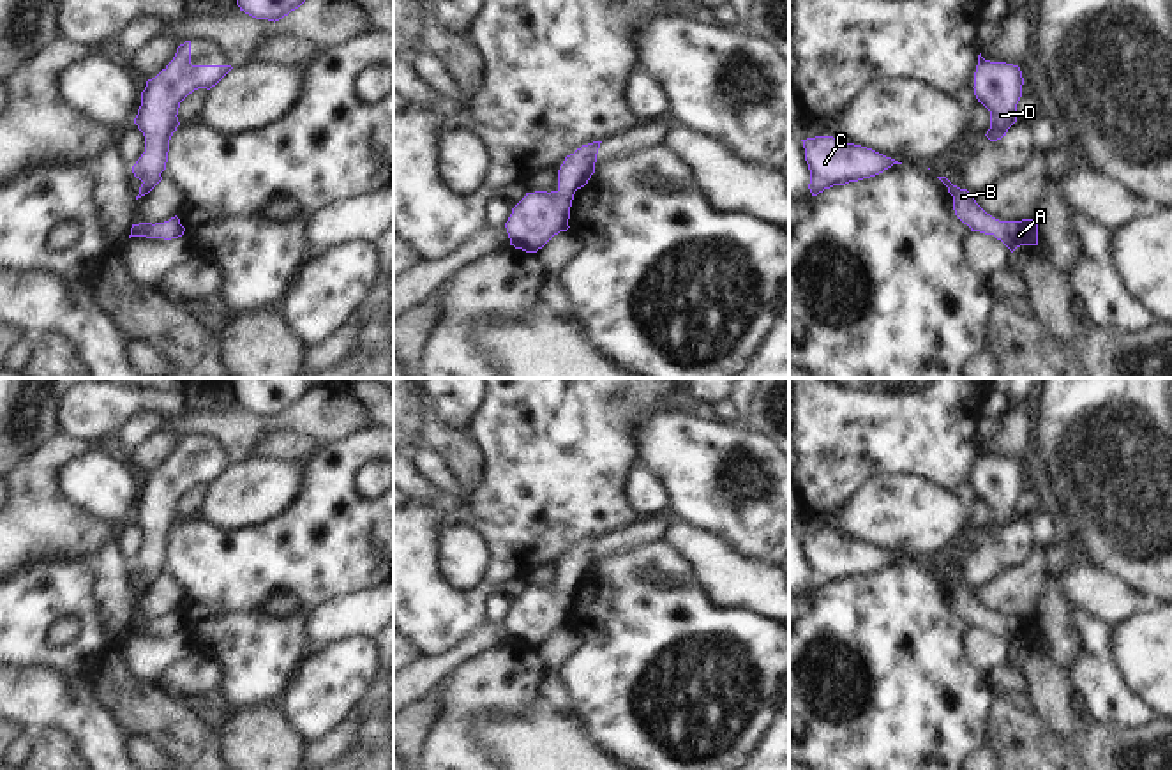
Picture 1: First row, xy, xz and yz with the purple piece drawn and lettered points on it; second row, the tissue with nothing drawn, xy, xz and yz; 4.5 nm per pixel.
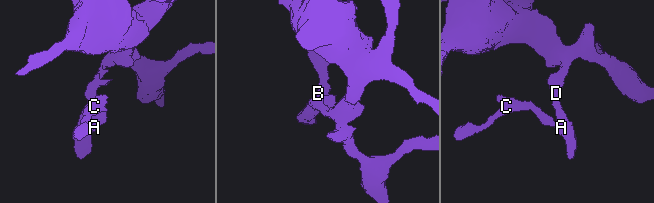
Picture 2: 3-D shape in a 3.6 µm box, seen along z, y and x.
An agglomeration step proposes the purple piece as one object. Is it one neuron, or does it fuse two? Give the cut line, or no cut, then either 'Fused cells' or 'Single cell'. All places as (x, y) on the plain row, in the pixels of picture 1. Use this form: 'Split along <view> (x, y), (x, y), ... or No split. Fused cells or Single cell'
No split. Single cell.

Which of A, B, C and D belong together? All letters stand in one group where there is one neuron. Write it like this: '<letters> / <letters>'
A B C D

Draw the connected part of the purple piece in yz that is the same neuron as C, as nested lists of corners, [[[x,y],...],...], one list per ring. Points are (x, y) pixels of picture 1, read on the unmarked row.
[[[815,532],[801,537],[805,556],[810,565],[808,585],[812,592],[817,592],[833,581],[870,574],[893,560],[902,560],[872,544],[847,539],[833,532]]]

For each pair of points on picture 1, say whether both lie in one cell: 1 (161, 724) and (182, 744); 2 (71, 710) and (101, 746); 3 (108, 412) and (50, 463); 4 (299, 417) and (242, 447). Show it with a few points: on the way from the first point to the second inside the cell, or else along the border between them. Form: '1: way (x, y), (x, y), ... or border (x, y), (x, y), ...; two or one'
1: way (166, 728), (177, 739); one
2: way (80, 719), (97, 737); one
3: border (64, 433), (97, 447); two
4: way (285, 422), (263, 424), (255, 433); one

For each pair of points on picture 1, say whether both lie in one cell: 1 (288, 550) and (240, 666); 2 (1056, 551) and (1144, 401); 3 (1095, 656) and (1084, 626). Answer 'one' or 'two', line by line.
1: one
2: two
3: one

